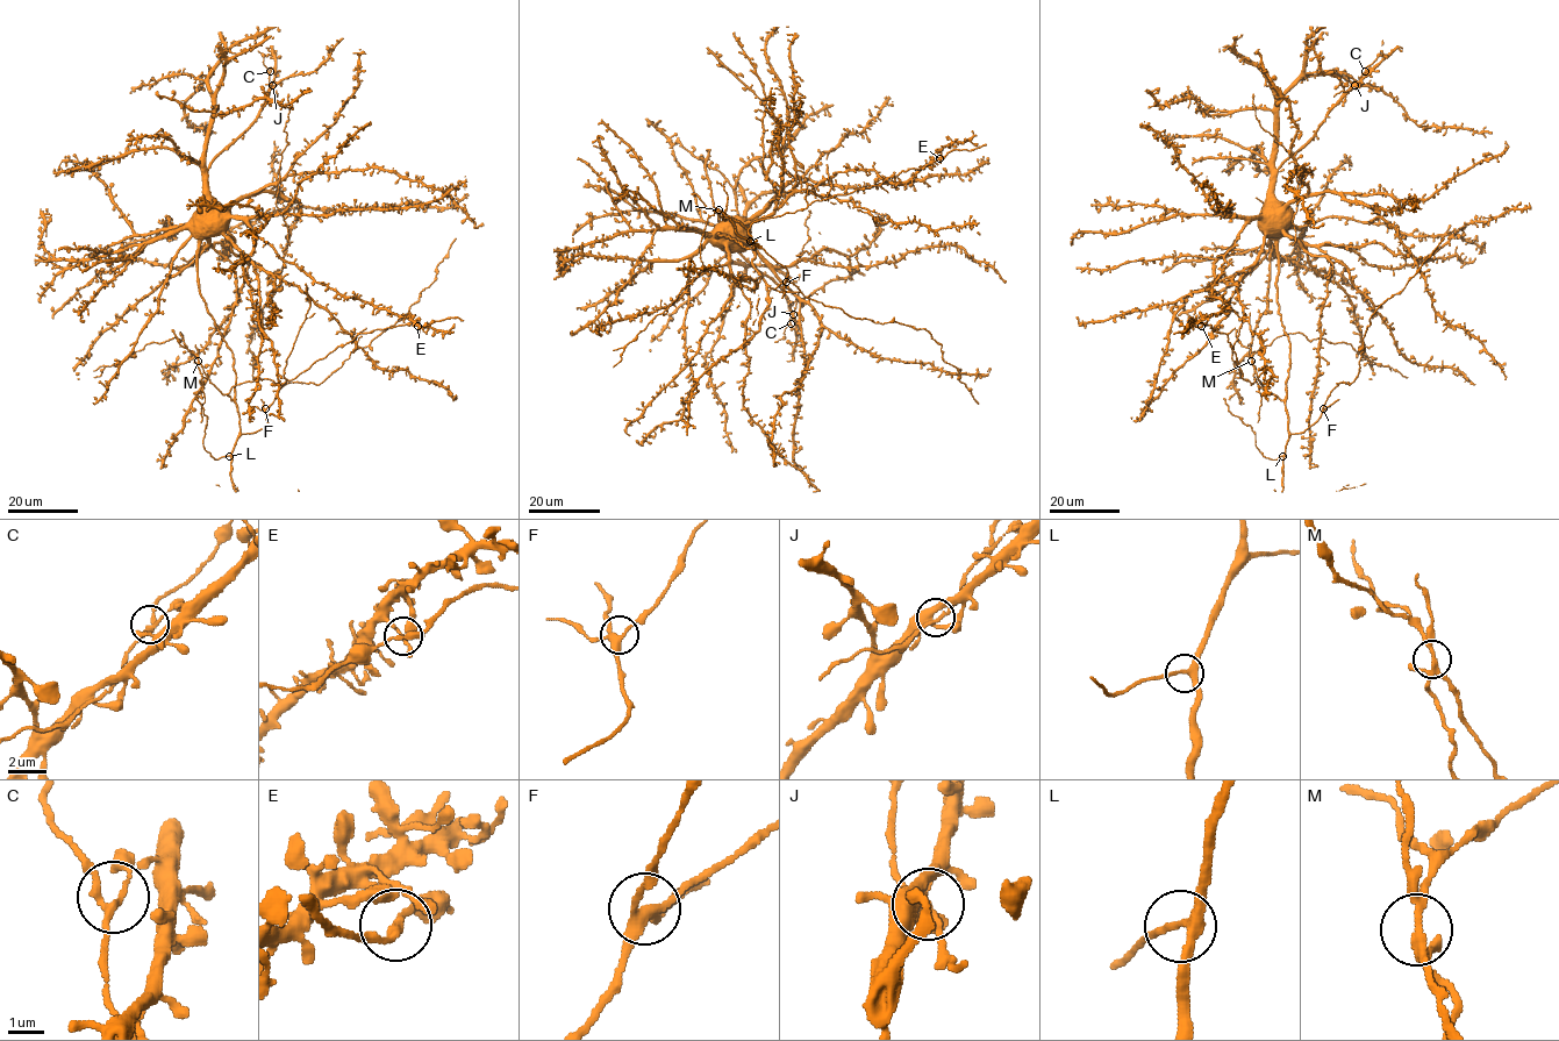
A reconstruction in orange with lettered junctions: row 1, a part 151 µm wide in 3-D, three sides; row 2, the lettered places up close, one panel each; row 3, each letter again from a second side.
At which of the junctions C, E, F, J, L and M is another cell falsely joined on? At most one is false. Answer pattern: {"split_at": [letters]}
{"split_at": ["M"]}

